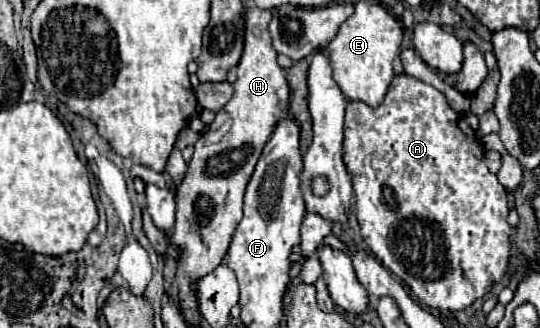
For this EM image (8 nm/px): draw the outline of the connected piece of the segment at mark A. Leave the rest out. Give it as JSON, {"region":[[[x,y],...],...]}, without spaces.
{"region":[[[394,75],[388,93],[384,95],[384,101],[378,107],[370,107],[362,101],[350,101],[346,107],[346,123],[344,123],[344,161],[348,165],[348,171],[352,173],[354,191],[356,191],[356,205],[358,205],[358,223],[362,239],[368,243],[376,259],[388,267],[394,275],[398,275],[416,295],[416,299],[422,305],[428,305],[438,311],[462,311],[468,309],[476,299],[482,299],[488,291],[492,291],[494,283],[504,279],[508,271],[508,263],[512,257],[512,243],[510,235],[512,229],[506,223],[508,219],[508,205],[506,205],[506,189],[498,183],[496,175],[488,171],[484,165],[482,151],[476,153],[476,133],[474,129],[464,121],[462,115],[458,115],[446,101],[446,97],[434,89],[432,85],[426,85],[410,75]]]}

